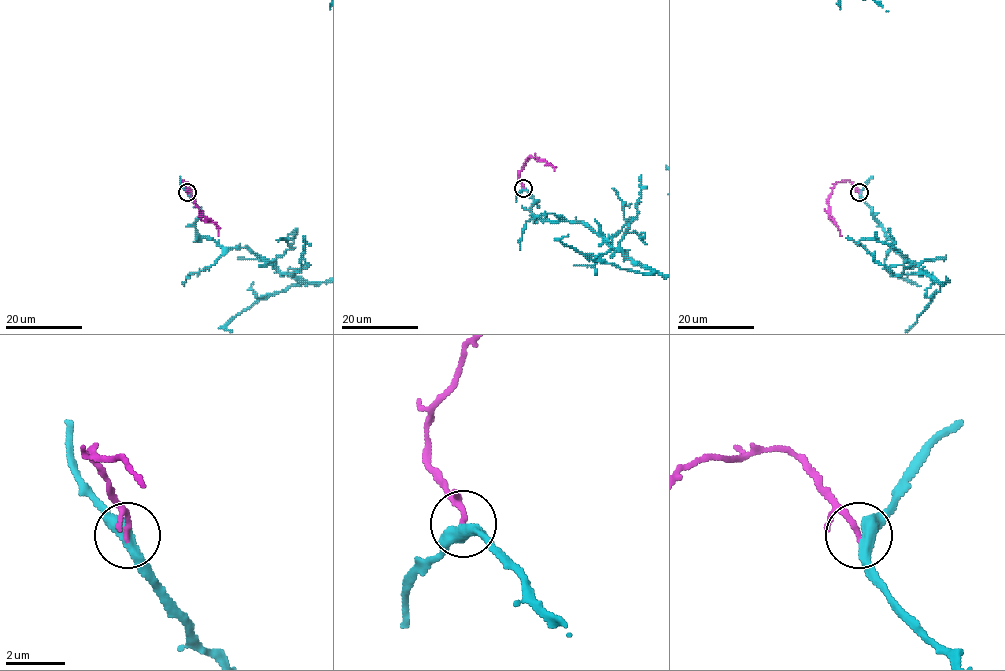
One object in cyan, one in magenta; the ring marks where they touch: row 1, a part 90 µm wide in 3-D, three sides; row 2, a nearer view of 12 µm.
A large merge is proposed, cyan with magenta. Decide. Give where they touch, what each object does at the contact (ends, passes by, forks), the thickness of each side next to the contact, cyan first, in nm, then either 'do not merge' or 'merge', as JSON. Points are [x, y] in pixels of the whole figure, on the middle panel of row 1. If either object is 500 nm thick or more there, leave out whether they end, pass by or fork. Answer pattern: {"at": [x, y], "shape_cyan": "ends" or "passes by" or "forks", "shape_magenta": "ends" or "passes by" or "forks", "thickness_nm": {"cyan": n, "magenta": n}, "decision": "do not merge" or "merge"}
{"at": [523, 188], "shape_cyan": "passes by", "shape_magenta": "ends", "thickness_nm": {"cyan": 400, "magenta": 180}, "decision": "merge"}

